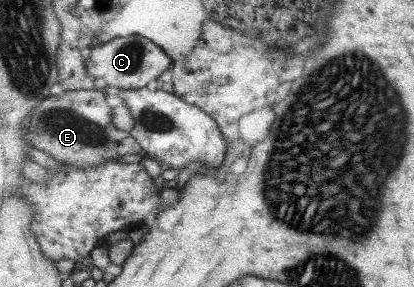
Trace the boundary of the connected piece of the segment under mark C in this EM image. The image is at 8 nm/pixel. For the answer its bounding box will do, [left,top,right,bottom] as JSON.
[83,34,172,90]

